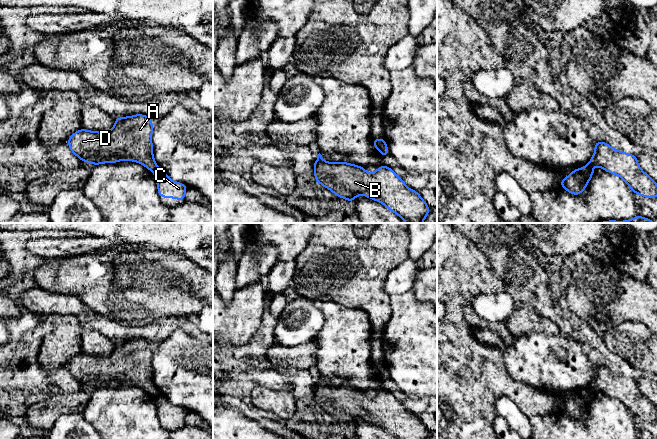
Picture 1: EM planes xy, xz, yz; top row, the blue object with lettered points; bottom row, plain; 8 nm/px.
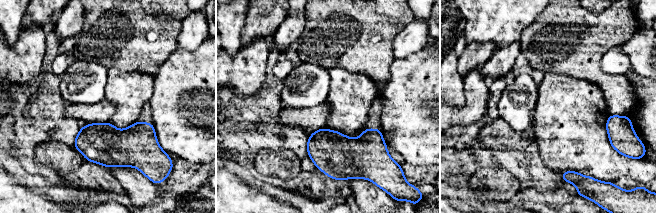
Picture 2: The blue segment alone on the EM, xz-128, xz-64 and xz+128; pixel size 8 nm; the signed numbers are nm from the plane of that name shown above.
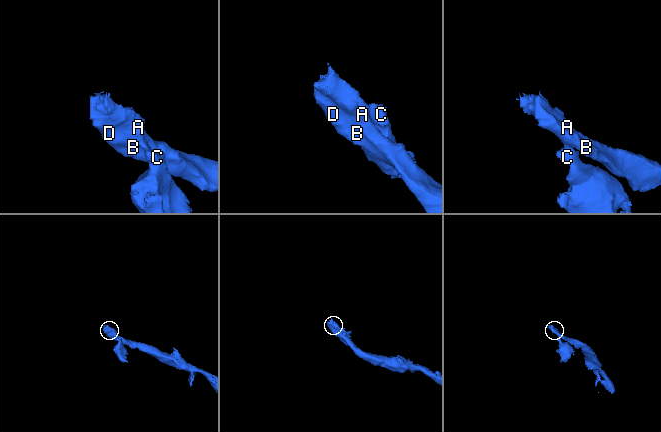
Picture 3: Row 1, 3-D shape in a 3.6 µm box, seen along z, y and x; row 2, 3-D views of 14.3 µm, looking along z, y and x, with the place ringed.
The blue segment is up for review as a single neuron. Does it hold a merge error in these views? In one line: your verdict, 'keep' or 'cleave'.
cleave

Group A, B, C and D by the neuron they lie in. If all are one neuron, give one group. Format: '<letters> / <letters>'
A B D / C

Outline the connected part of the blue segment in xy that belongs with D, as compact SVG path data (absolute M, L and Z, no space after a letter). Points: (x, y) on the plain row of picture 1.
M136 338L128 341L116 341L114 351L109 355L96 356L84 352L74 356L67 364L71 376L80 384L94 390L102 387L116 387L121 384L134 385L155 396L158 389L153 381L153 347L149 340Z

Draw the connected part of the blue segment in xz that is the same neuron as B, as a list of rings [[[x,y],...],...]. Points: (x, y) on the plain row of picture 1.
[[[319,377],[313,391],[314,402],[317,407],[350,427],[355,424],[357,419],[364,419],[369,423],[382,427],[397,439],[428,439],[430,436],[430,431],[419,419],[418,415],[408,412],[403,403],[393,393],[384,388],[378,391],[374,398],[369,398],[365,392],[358,389],[347,386],[333,387],[324,385]]]

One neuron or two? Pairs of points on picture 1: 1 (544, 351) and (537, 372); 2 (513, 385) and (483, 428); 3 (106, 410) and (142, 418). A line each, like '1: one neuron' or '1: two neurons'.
1: one neuron
2: one neuron
3: one neuron

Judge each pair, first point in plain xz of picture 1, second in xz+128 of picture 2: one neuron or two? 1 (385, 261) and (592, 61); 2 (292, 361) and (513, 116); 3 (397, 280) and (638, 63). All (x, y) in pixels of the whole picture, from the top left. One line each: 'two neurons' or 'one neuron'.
1: one neuron
2: two neurons
3: two neurons

